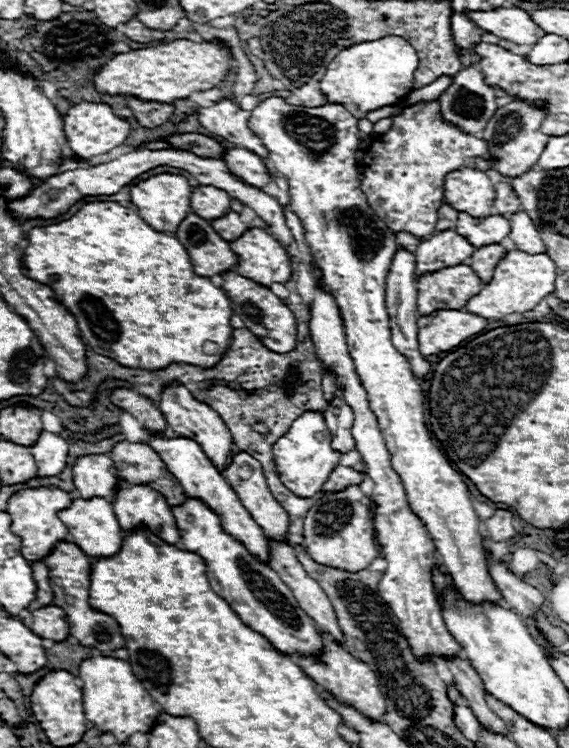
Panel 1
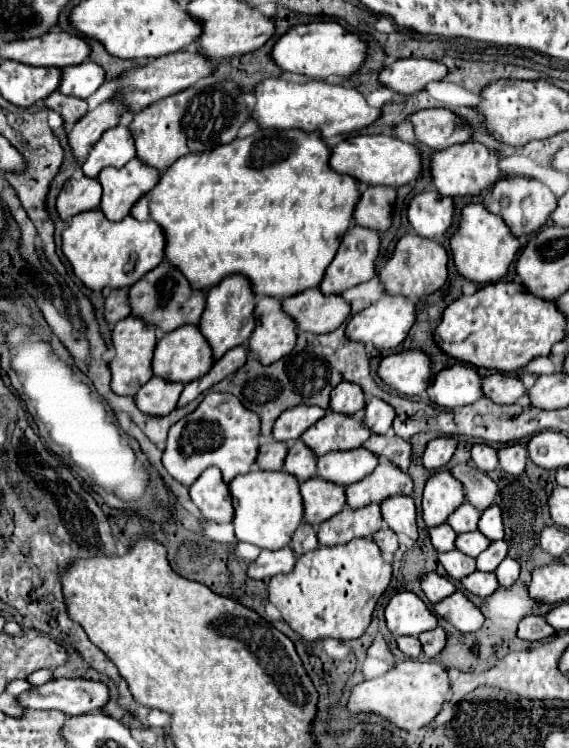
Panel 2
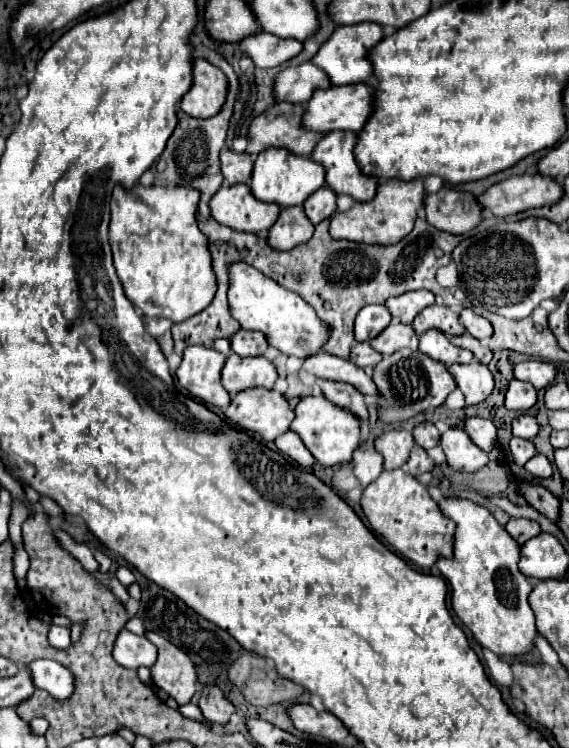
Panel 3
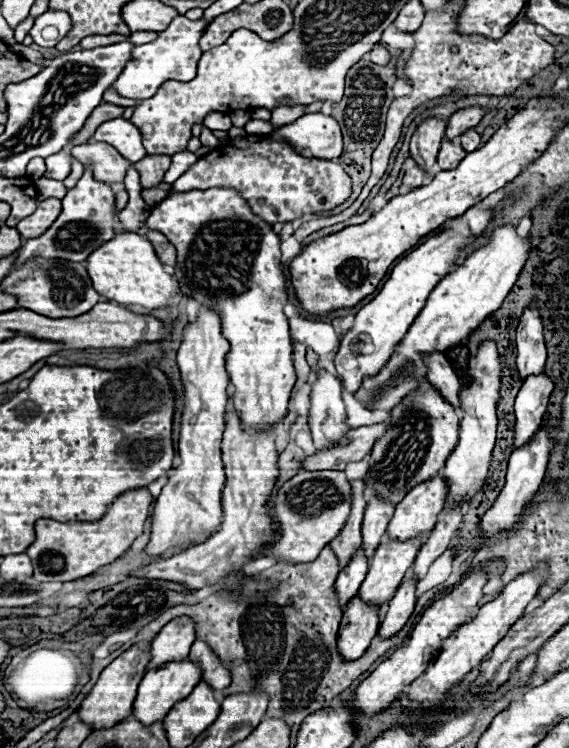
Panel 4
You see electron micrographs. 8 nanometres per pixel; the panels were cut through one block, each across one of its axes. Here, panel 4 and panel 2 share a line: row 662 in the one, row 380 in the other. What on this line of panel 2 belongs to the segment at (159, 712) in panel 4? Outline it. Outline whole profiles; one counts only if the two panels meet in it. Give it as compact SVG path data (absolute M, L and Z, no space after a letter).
M180 326L180 330L174 330L172 334L164 334L154 350L154 360L152 360L152 372L154 376L160 376L168 382L180 382L188 384L192 380L202 378L212 368L212 350L204 336L200 334L198 326Z

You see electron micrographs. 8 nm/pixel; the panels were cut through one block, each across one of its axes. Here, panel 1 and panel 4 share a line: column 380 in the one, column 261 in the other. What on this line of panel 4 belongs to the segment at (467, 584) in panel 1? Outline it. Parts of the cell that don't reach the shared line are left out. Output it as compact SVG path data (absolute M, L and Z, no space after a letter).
M224 188L170 194L150 210L146 226L162 232L176 246L178 260L174 278L180 284L180 292L192 296L200 304L214 306L222 314L222 334L230 342L226 370L234 386L234 408L244 424L244 430L262 432L280 424L288 414L288 400L296 382L296 372L292 366L290 330L282 312L286 290L284 276L280 272L280 238L274 228L252 214L246 200L238 192Z

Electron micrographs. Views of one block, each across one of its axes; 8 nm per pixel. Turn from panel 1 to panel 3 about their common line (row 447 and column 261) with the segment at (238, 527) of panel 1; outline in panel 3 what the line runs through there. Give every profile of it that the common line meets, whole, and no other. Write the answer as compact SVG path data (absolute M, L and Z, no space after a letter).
M270 146L256 156L252 172L252 194L262 202L276 202L282 208L304 204L304 200L324 186L324 166L308 156L296 156L286 148Z

